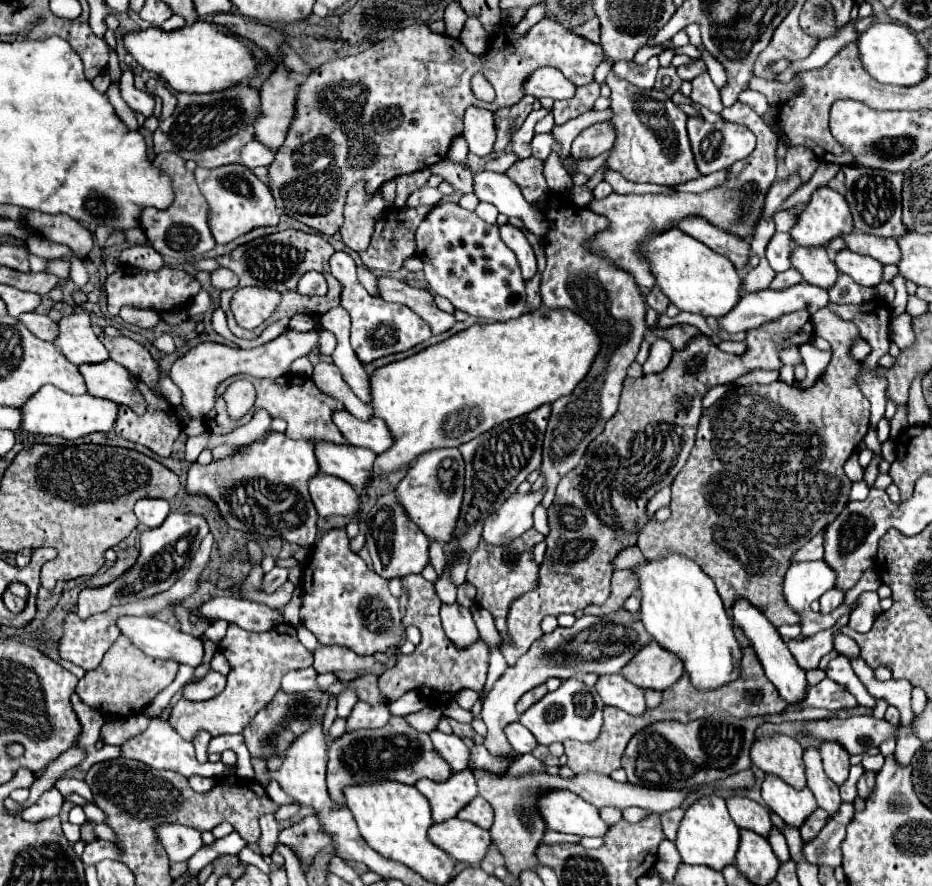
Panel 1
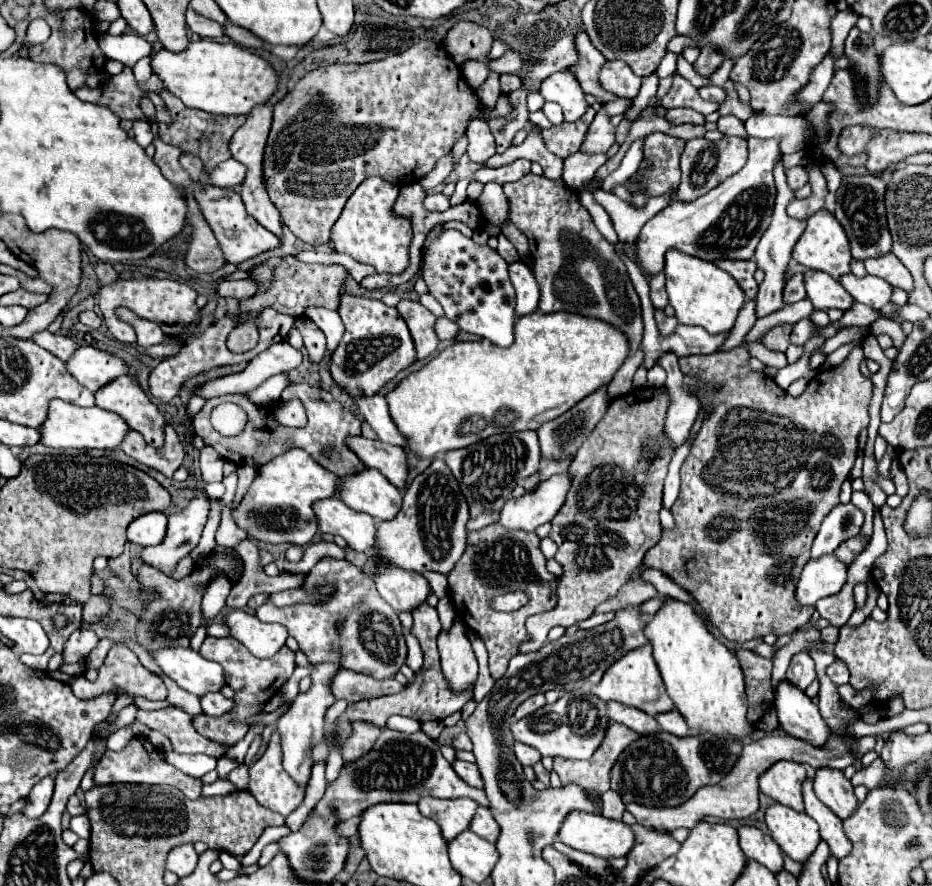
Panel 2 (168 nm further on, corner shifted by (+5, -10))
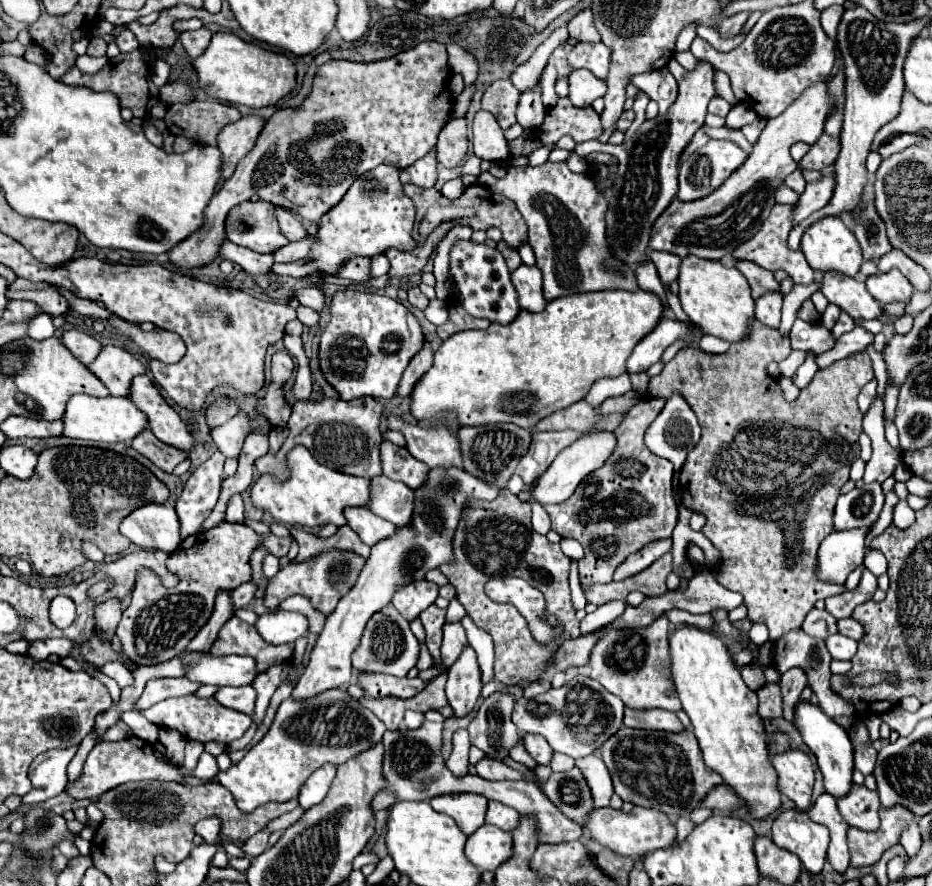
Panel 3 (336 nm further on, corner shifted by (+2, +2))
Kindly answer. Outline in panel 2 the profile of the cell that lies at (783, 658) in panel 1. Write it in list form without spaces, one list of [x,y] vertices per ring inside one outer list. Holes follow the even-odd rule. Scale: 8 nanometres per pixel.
[[[782,682],[774,696],[776,712],[782,730],[788,736],[804,740],[812,746],[824,746],[830,738],[830,728],[822,720],[818,706],[798,688]]]

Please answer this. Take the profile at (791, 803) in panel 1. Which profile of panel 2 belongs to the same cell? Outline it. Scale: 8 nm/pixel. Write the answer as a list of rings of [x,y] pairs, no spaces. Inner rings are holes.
[[[774,804],[766,810],[766,826],[782,852],[800,864],[808,862],[810,854],[822,840],[818,834],[818,824],[814,824],[810,816],[804,812],[794,812],[782,804]]]

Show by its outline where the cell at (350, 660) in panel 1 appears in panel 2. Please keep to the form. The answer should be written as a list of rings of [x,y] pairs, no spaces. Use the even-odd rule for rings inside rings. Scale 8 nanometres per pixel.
[[[342,668],[342,672],[338,672],[338,676],[334,676],[334,688],[332,688],[336,698],[344,698],[350,704],[368,700],[368,698],[398,694],[402,690],[404,690],[404,686],[400,682],[396,682],[394,678],[380,682],[380,680],[374,680],[372,676],[362,676],[358,672],[350,672],[346,668]]]

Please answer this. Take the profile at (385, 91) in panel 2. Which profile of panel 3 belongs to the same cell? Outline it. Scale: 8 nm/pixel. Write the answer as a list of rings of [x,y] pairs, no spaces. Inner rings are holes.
[[[423,40],[417,46],[399,52],[397,56],[375,62],[325,62],[317,70],[311,92],[303,104],[299,108],[281,108],[267,120],[255,148],[237,164],[235,174],[225,180],[223,188],[205,208],[205,224],[197,228],[193,236],[187,236],[181,240],[181,244],[171,248],[169,258],[183,268],[209,264],[225,240],[225,216],[241,200],[251,200],[255,196],[265,202],[289,208],[303,220],[317,224],[321,216],[333,208],[333,204],[339,204],[349,186],[365,172],[379,164],[393,164],[399,170],[409,168],[437,146],[437,136],[451,118],[455,102],[449,92],[451,76],[453,72],[447,62],[445,44],[437,40]]]

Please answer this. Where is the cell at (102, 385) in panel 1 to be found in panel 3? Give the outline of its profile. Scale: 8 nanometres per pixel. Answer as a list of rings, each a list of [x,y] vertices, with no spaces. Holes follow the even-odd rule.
[[[145,374],[135,376],[127,398],[141,412],[145,412],[145,416],[149,420],[149,428],[153,430],[153,434],[161,442],[171,444],[171,446],[181,448],[181,450],[191,450],[193,438],[187,432],[185,422],[165,402],[165,398],[159,394],[159,390],[155,388],[155,384],[153,384],[153,380],[149,376],[145,376]]]

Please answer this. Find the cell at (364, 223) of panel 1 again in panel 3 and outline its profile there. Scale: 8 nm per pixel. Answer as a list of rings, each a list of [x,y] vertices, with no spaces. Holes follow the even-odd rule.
[[[381,164],[369,170],[365,176],[361,176],[357,182],[351,184],[343,200],[333,208],[333,212],[335,216],[329,216],[327,212],[321,218],[317,244],[313,244],[309,256],[303,262],[275,264],[273,266],[275,276],[299,278],[315,270],[321,270],[323,274],[331,274],[337,272],[339,266],[349,256],[373,256],[389,248],[409,252],[415,246],[415,240],[411,236],[415,226],[415,206],[413,200],[405,196],[403,184],[399,182],[399,170],[395,166]]]

